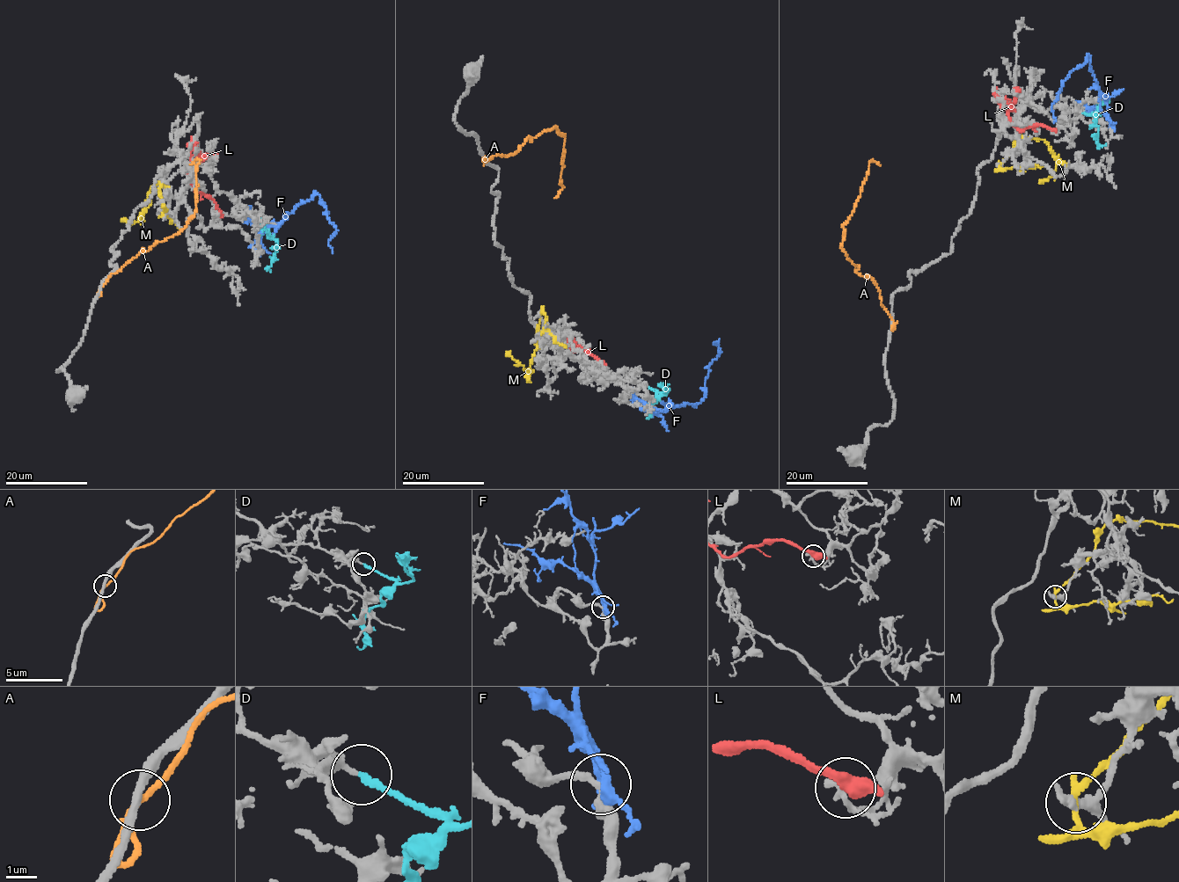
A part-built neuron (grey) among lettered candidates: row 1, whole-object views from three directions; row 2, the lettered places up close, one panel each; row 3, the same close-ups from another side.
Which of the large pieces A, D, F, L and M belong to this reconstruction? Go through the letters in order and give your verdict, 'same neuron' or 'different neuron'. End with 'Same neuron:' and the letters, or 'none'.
A: different neuron
D: same neuron
F: different neuron
L: different neuron
M: different neuron
Same neuron: D

